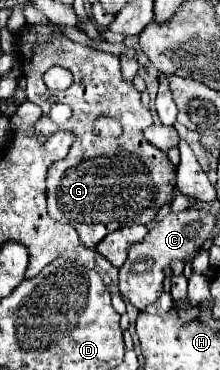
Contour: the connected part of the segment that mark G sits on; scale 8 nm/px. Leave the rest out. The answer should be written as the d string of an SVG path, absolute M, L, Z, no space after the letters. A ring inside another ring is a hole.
M30 25L22 31L20 41L22 71L28 81L26 97L42 107L42 117L34 125L36 133L48 137L58 129L68 129L76 135L70 153L54 163L56 179L46 181L50 217L76 227L86 247L96 247L106 235L122 227L154 221L160 207L172 199L176 167L164 151L154 149L142 137L142 129L154 123L152 113L142 105L134 83L122 77L120 59L112 53L74 43L52 25ZM54 65L74 75L72 85L64 91L52 91L42 81L42 75ZM100 115L110 115L122 123L124 131L116 139L116 147L110 139L94 135L94 123Z

